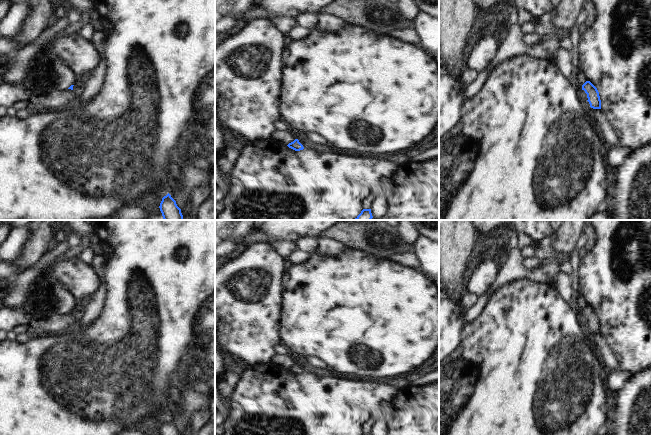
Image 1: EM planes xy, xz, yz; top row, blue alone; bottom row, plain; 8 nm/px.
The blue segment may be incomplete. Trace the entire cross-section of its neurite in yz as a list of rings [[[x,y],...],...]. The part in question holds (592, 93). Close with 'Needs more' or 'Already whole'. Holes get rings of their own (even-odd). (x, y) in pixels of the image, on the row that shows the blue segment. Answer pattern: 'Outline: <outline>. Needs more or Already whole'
Outline: [[[586,81],[582,85],[582,90],[587,94],[590,107],[593,109],[601,109],[601,100],[597,88],[590,82]]]. Already whole

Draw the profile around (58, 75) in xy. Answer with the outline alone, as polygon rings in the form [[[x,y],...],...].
[[[50,53],[45,58],[45,80],[54,89],[66,90],[77,80],[71,68],[67,66],[56,54]]]

